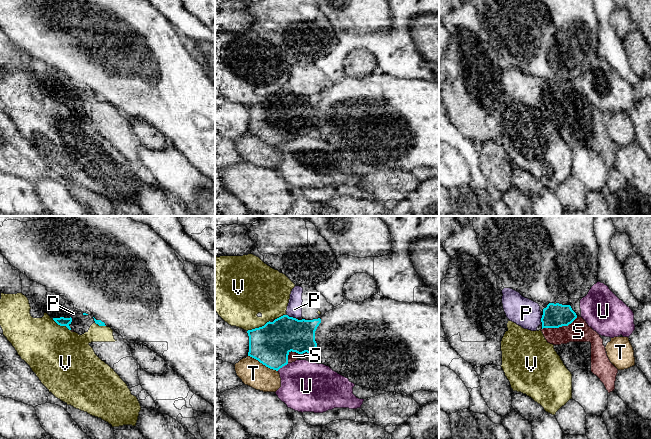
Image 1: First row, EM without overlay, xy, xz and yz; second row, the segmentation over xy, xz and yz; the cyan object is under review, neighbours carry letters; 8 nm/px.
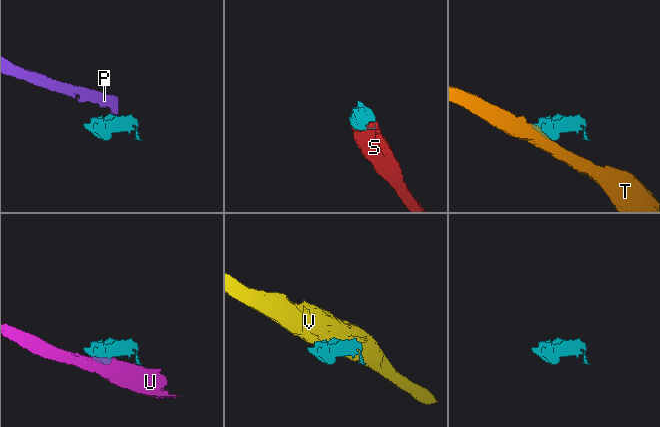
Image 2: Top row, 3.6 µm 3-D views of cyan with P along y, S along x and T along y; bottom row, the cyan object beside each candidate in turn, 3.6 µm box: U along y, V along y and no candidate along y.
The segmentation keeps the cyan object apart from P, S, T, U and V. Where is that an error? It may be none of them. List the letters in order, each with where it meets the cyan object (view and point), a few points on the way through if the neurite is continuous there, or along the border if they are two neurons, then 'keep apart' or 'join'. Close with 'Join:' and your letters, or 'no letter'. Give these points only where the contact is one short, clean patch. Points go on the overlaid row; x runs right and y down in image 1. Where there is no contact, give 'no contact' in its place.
P: xz (292, 317) | along xz (287, 314), (296, 319) | keep apart
S: yz (559, 326) | join
T: xz (263, 364) | along xz (248, 355), (277, 371) | keep apart
U: xz (282, 366) | keep apart
V: xz (259, 327) | keep apart
Join: S

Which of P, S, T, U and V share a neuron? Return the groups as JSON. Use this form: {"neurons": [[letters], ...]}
{"neurons": [["P"], ["S"], ["T"], ["U"], ["V"]]}

